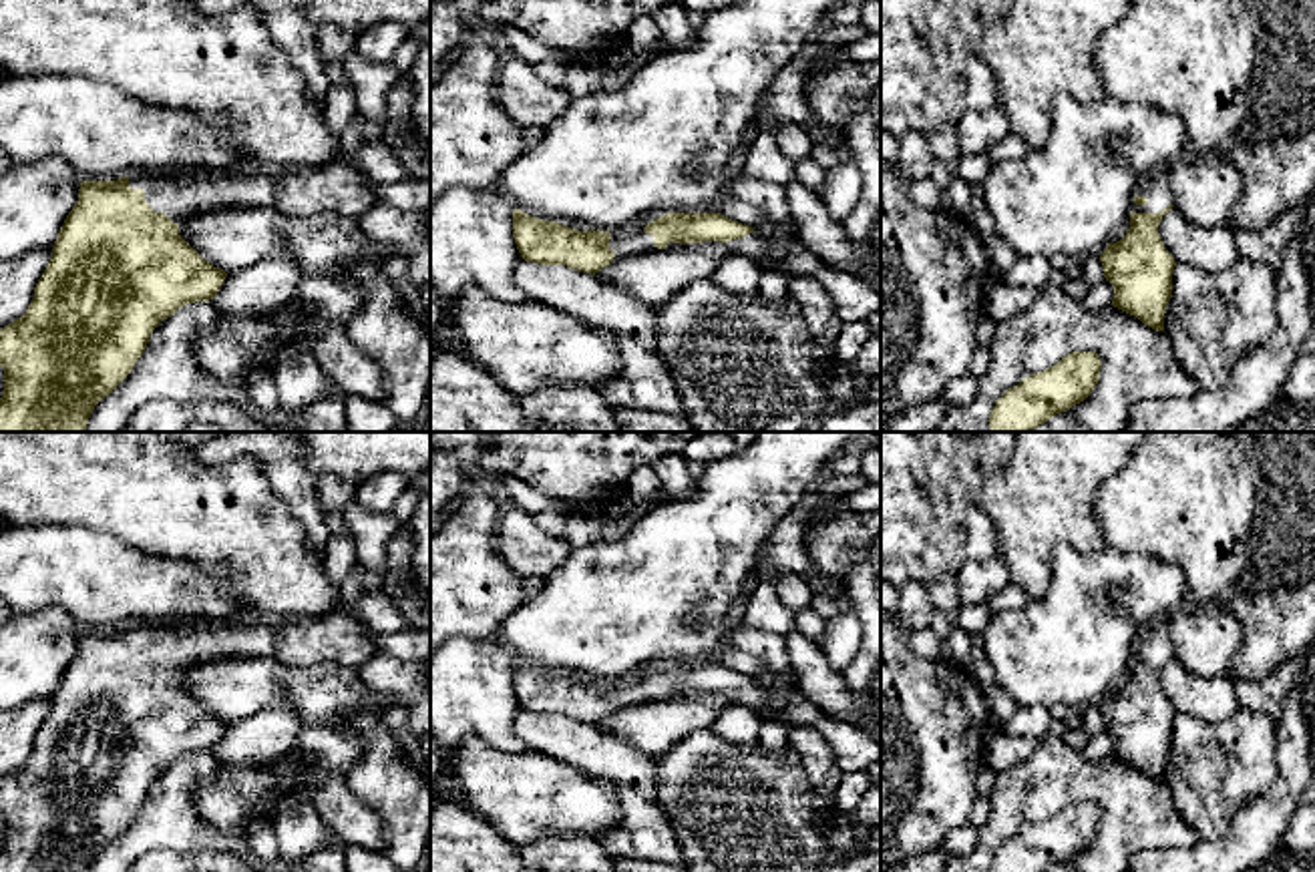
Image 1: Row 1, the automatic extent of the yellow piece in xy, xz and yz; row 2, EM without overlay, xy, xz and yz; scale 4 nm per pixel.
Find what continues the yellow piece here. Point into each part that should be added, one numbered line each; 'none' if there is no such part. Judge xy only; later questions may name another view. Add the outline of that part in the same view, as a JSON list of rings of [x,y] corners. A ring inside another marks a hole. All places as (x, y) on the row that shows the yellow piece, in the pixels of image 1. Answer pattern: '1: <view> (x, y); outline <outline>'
1: xy (338, 187); outline [[[330,161],[286,177],[263,177],[257,171],[235,175],[153,171],[131,175],[129,185],[143,189],[153,211],[165,213],[177,225],[223,207],[271,207],[292,219],[334,213],[356,221],[378,203],[364,175],[348,161]]]

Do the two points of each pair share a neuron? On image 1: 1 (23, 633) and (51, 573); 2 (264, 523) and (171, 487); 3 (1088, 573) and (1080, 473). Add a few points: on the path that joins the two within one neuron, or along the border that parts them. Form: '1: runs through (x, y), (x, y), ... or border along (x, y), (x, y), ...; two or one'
1: border along (21, 613), (61, 607), (79, 625); two
2: runs through (242, 523), (194, 509); one
3: border along (1106, 545), (1078, 551), (1060, 543), (1050, 583); two

